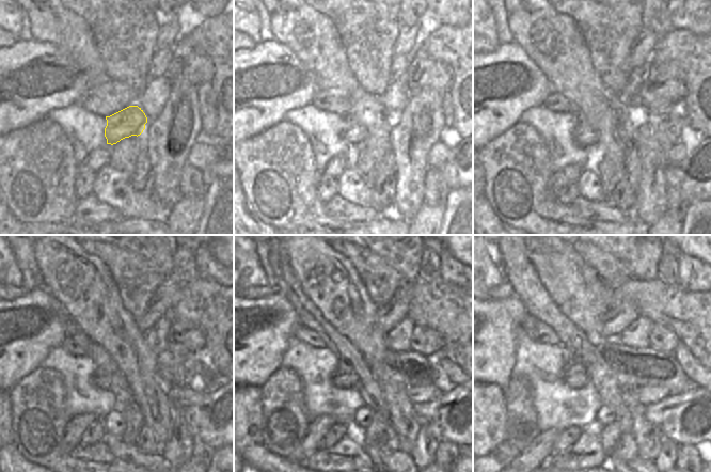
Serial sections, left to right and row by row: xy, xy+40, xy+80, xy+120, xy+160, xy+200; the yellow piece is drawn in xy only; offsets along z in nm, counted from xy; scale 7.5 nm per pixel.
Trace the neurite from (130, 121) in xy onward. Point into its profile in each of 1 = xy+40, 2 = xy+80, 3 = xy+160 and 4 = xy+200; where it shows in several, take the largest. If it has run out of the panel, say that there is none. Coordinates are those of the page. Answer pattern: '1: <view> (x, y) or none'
1: xy+40 (352, 131)
2: xy+80 (585, 136)
3: xy+160 (344, 376)
4: xy+200 (575, 376)

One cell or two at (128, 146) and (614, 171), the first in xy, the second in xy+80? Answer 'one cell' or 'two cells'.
one cell

